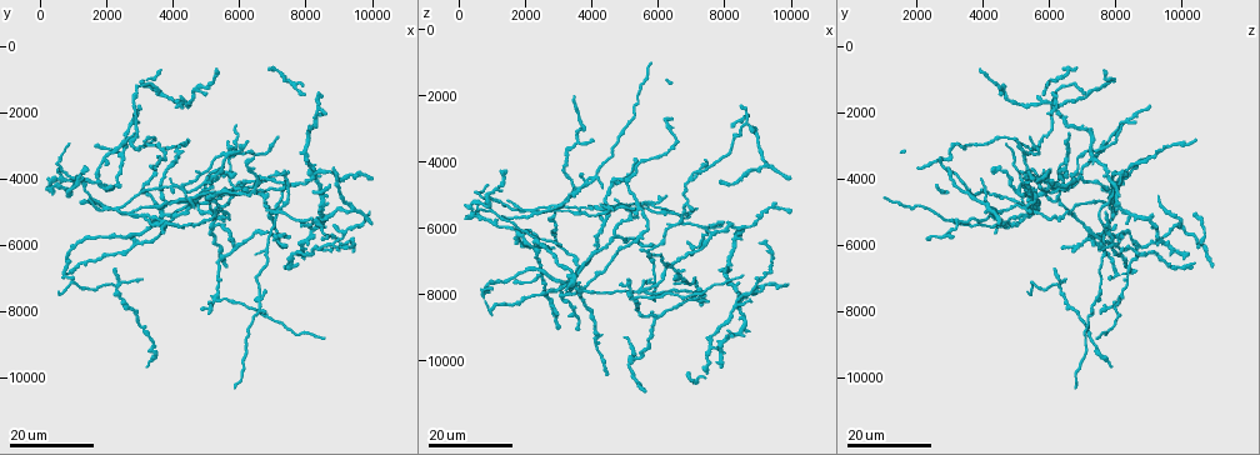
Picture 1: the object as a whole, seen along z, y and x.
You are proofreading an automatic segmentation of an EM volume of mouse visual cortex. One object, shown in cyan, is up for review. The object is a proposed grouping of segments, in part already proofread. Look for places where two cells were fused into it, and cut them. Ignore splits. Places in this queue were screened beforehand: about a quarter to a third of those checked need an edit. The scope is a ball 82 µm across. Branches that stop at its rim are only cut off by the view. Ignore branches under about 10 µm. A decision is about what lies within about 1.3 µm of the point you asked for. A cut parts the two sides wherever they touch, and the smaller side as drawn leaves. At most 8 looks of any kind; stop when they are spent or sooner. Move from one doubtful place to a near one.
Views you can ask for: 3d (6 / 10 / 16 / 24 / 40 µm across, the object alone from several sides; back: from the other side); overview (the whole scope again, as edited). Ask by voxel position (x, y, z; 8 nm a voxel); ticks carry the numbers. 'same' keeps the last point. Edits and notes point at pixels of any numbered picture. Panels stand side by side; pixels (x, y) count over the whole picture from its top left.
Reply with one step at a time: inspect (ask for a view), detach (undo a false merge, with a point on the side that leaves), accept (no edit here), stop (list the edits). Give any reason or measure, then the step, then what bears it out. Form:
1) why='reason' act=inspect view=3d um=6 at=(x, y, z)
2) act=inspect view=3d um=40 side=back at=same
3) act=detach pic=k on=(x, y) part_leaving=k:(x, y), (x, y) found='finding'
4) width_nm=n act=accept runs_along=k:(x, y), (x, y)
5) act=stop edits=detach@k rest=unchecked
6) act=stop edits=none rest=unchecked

why='four arms meet' act=inspect view=3d um=24 at=(5200, 5400, 9900)

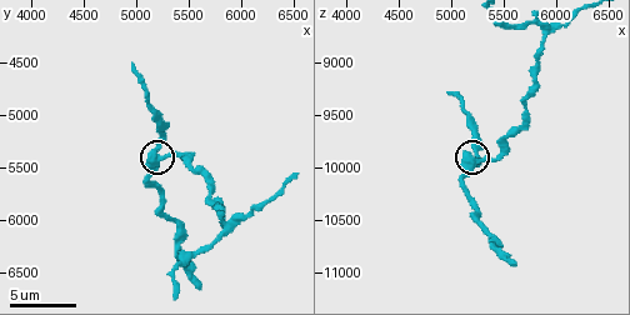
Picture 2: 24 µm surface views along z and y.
act=inspect view=3d um=10 at=same

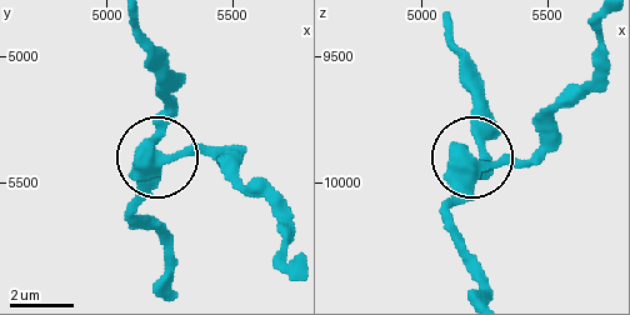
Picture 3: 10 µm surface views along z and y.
act=inspect view=3d um=10 side=back at=same

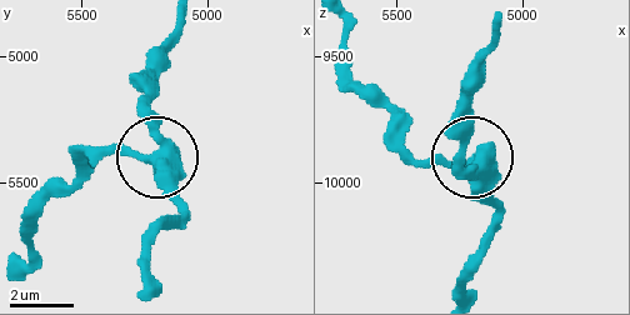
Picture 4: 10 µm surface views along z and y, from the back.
act=accept runs_along=4:(25, 271), (33, 218), (81, 159), (156, 150), (130, 75) found='one cell here'

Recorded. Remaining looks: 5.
why='a fork' act=inspect view=3d um=16 at=(2300, 7200, 6300)

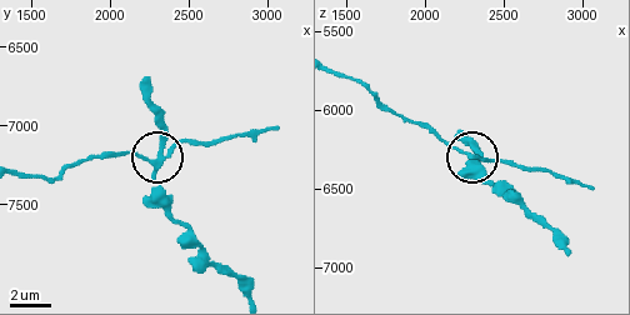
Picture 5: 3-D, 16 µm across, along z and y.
act=inspect view=3d um=10 at=(2260, 7240, 6260)

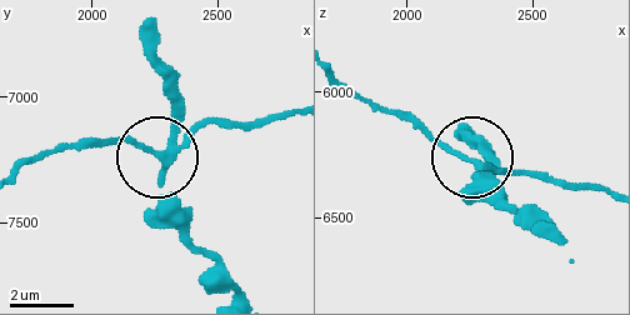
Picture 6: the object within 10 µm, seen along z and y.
act=detach pic=6 on=(131, 143) part_leaving=6:(166, 158), (129, 141), (65, 141), (24, 160) found='two cells meet here'

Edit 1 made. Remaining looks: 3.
why='see it whole again' act=inspect view=overview

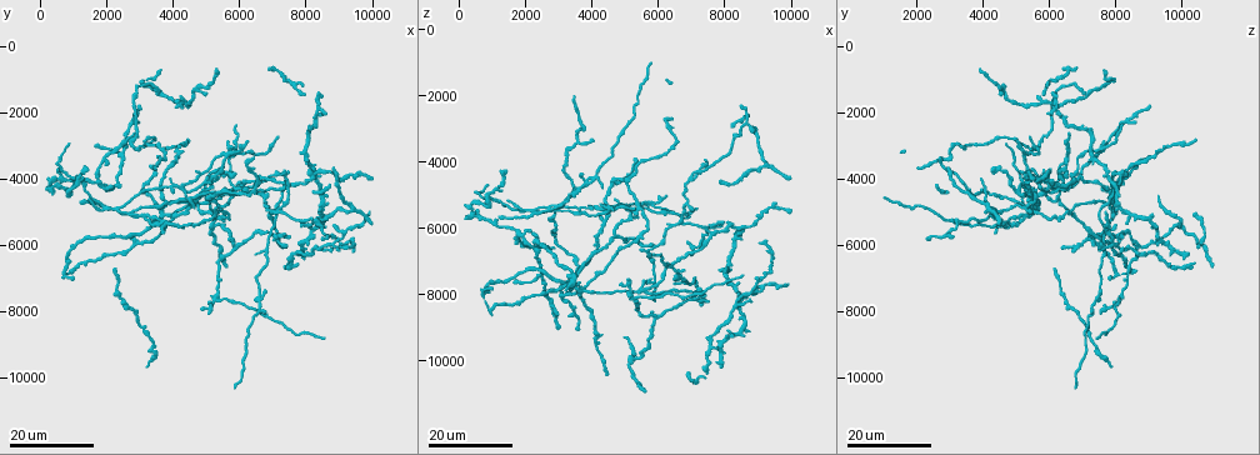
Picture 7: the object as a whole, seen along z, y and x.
why='three-way junction' act=inspect view=3d um=24 at=(7300, 4300, 5900)

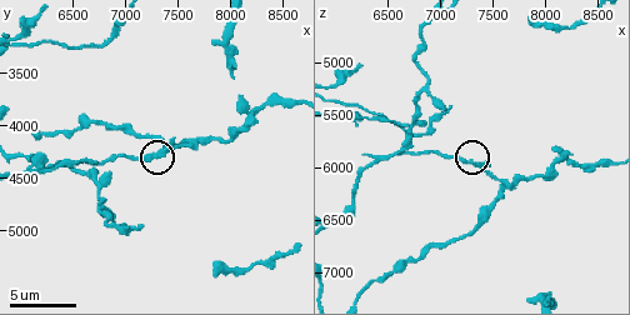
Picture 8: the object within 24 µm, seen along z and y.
why='zoom in' act=inspect view=3d um=10 at=(7360, 4260, 6000)

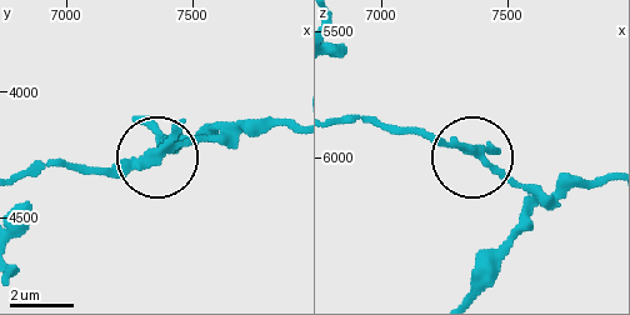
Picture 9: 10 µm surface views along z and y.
act=detach pic=9 on=(113, 173) part_leaving=9:(148, 150), (103, 166), (21, 171) found='a second cell is stuck on'

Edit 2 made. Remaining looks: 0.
act=stop edits=detach@6,detach@9 rest=unchecked

